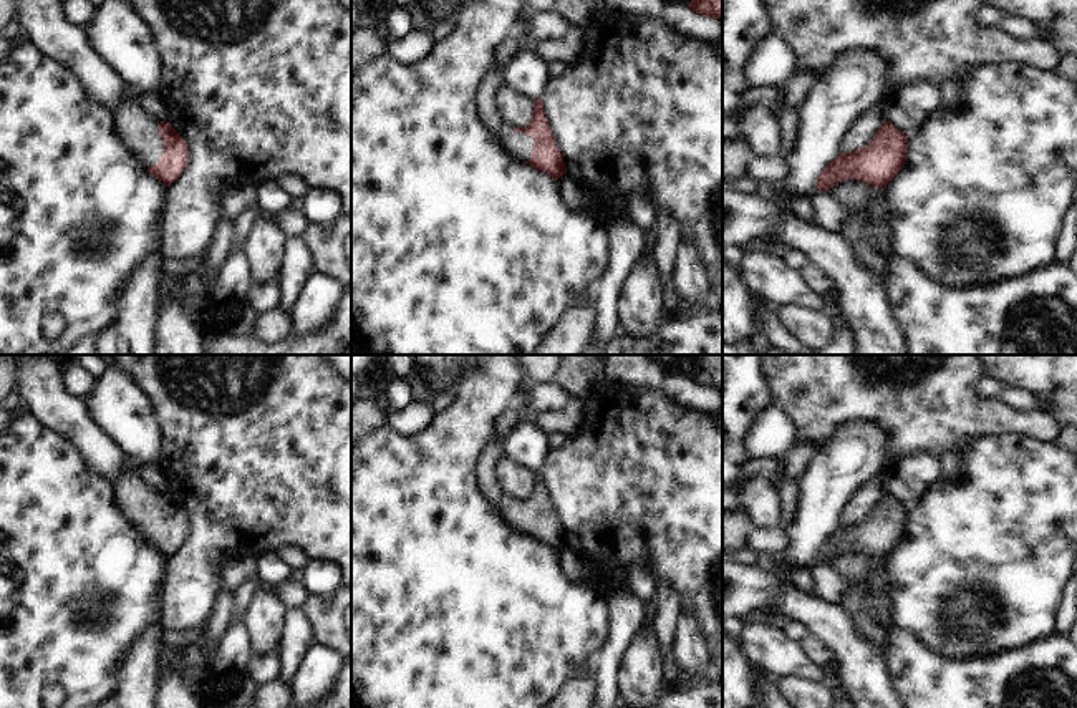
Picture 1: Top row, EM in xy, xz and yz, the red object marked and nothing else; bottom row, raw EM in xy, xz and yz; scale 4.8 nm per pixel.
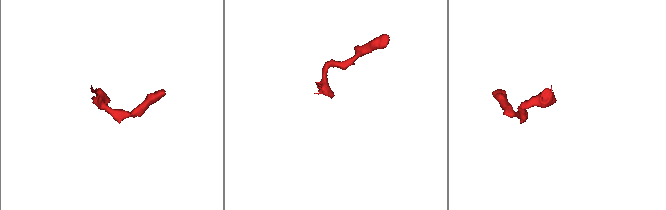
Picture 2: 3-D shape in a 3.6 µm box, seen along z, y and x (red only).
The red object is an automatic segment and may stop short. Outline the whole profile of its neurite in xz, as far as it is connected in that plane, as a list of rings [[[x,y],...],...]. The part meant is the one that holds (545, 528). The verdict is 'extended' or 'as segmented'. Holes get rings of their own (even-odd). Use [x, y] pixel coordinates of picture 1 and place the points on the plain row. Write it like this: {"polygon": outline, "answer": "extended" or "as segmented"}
{"polygon": [[[492,434],[479,453],[476,474],[481,492],[497,506],[502,521],[555,550],[567,546],[563,527],[543,484],[542,469],[534,471],[530,494],[525,499],[510,501],[497,483],[495,468],[500,459],[504,459],[502,439]]], "answer": "extended"}

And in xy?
{"polygon": [[[134,468],[113,479],[113,491],[121,512],[152,547],[166,557],[179,549],[187,536],[189,521],[169,494],[146,486]]], "answer": "extended"}

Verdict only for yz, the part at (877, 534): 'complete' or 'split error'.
complete

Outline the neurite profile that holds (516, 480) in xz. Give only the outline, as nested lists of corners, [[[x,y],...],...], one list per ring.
[[[504,458],[499,461],[495,474],[499,486],[510,501],[529,497],[534,483],[532,469]]]

